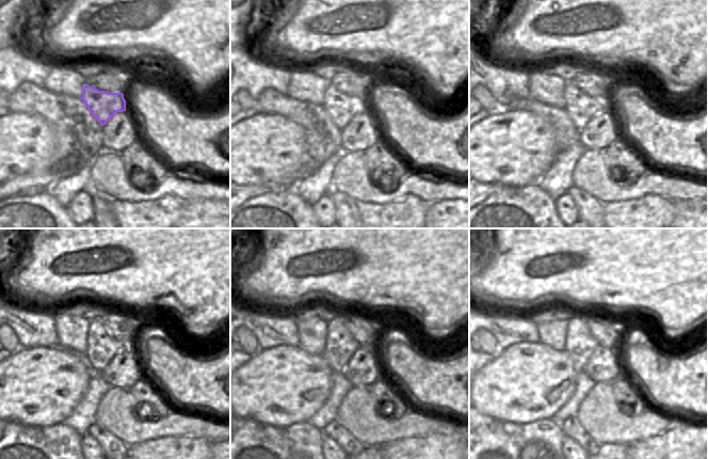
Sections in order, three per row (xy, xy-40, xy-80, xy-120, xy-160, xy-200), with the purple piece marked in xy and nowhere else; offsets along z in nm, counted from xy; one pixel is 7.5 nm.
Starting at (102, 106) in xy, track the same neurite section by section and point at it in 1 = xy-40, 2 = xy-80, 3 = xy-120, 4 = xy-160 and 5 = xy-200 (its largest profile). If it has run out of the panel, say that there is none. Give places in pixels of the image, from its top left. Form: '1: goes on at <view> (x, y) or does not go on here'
1: goes on at xy-40 (341, 108)
2: goes on at xy-80 (580, 108)
3: goes on at xy-120 (101, 348)
4: goes on at xy-160 (340, 347)
5: goes on at xy-200 (580, 345)

